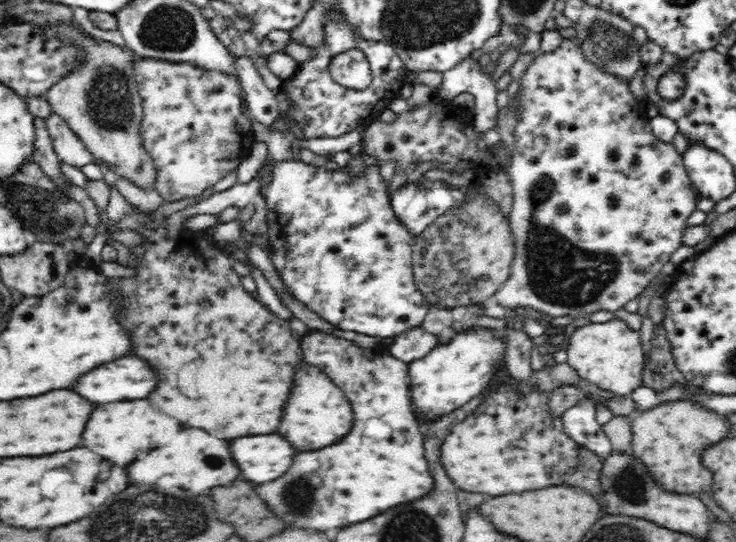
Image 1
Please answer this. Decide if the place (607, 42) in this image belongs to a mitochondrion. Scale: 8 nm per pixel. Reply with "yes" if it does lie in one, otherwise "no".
yes

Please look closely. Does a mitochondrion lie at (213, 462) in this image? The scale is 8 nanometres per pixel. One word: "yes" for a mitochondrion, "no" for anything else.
no

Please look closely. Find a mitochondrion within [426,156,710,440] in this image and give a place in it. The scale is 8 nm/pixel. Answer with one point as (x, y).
(560, 274)

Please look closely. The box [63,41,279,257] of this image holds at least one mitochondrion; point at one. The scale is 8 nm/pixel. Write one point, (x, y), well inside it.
(109, 98)

